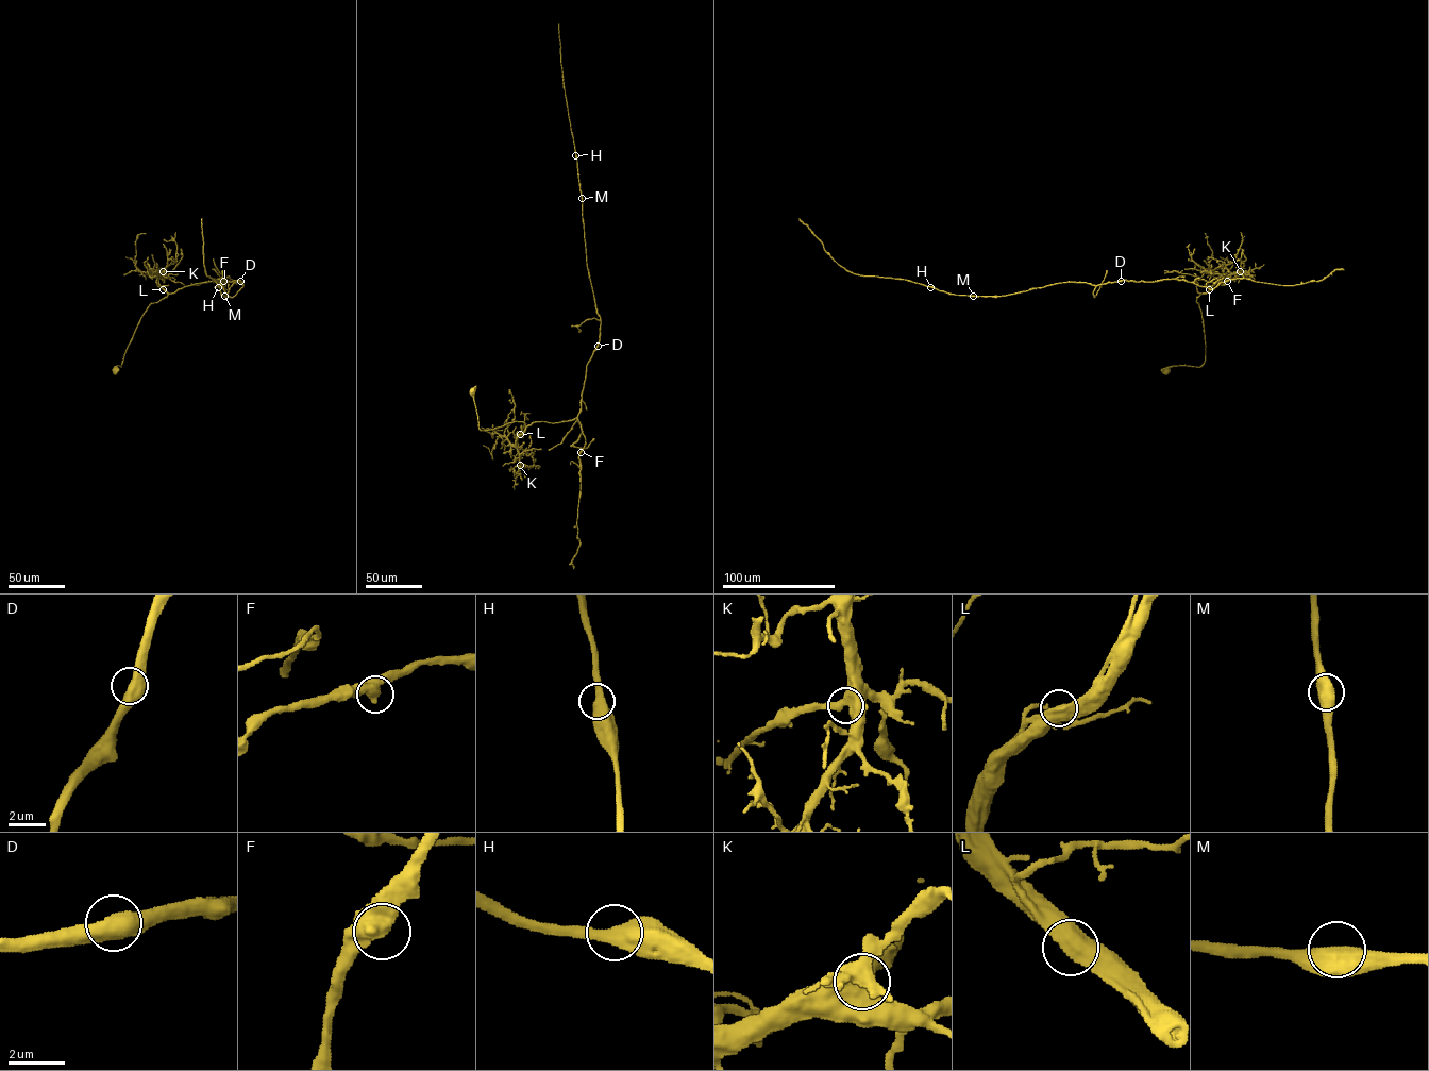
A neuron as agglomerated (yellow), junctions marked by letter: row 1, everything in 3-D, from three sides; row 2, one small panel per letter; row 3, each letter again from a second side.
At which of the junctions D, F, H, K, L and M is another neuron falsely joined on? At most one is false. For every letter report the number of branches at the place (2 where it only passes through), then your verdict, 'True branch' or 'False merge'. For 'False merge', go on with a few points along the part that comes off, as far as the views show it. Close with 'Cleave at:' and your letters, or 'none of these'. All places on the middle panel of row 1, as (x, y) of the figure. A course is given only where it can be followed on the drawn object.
D: Branches: 2. True branch
F: Branches: 2. True branch
H: Branches: 2. True branch
K: Branches: 2. True branch
L: Branches: 2. True branch
M: Branches: 2. True branch
Cleave at: none of these

